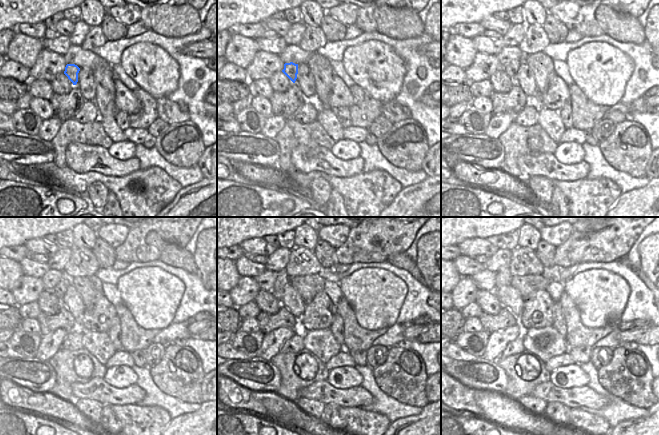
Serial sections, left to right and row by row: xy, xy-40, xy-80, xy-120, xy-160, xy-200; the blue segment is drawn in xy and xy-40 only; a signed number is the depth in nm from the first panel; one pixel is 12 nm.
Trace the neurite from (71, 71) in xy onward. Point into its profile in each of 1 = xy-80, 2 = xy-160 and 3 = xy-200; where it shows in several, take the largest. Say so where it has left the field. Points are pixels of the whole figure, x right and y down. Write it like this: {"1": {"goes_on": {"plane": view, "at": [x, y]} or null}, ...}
{"1": {"goes_on": {"plane": "xy-80", "at": [511, 68]}}, "2": {"goes_on": {"plane": "xy-160", "at": [283, 278]}}, "3": {"goes_on": {"plane": "xy-200", "at": [503, 277]}}}

